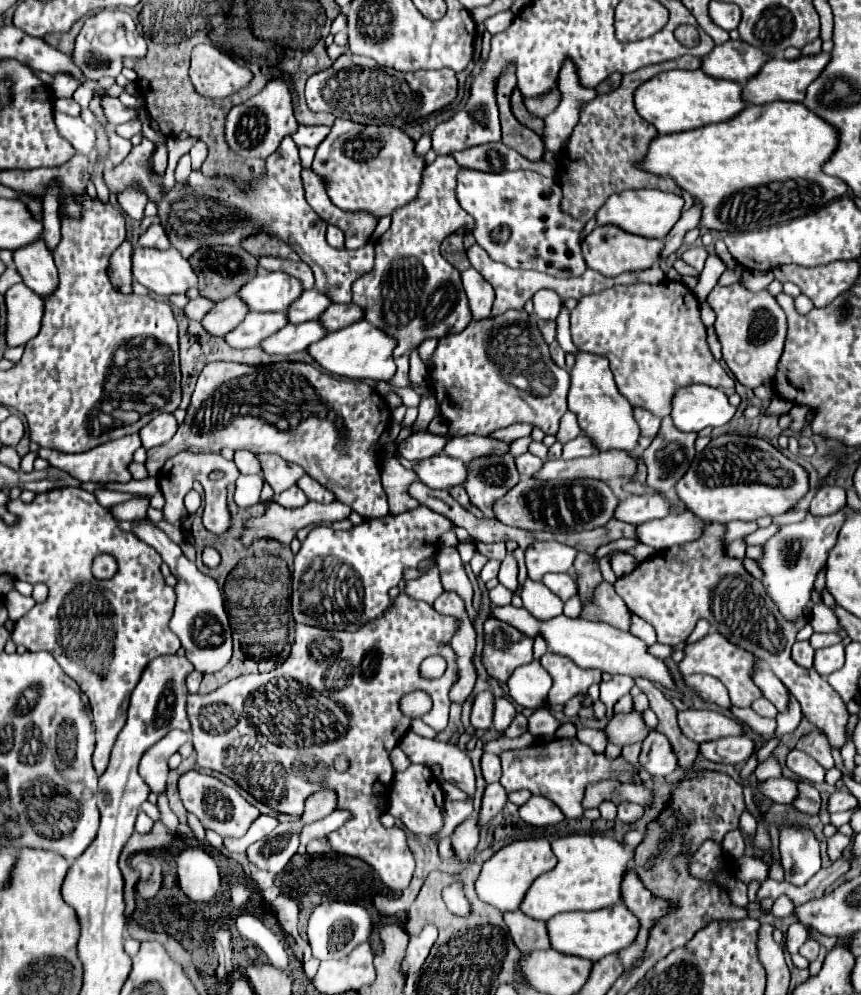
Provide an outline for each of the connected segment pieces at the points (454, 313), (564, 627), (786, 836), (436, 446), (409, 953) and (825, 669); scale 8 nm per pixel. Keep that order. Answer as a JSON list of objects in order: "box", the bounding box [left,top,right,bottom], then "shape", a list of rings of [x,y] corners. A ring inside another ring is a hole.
[{"box":[352,156,474,358],"shape":[[[438,156],[430,166],[424,168],[418,196],[412,204],[406,204],[406,208],[398,208],[398,212],[392,214],[392,226],[378,240],[374,268],[352,284],[352,304],[364,310],[364,320],[374,324],[376,328],[382,328],[382,332],[386,332],[388,336],[394,336],[394,358],[410,354],[428,338],[440,340],[442,336],[462,332],[470,324],[470,308],[460,282],[460,272],[450,266],[440,254],[440,244],[446,236],[461,228],[465,228],[466,232],[474,230],[474,218],[470,218],[470,214],[464,212],[456,200],[454,188],[458,172],[460,166],[452,156]]]},{"box":[488,606,674,688],"shape":[[[492,606],[488,616],[496,616],[498,620],[506,620],[508,624],[514,624],[520,632],[526,632],[526,636],[542,636],[548,642],[548,650],[554,654],[562,654],[570,660],[574,660],[582,668],[598,668],[608,674],[628,674],[628,676],[646,676],[652,682],[660,682],[666,688],[672,688],[674,682],[668,674],[668,668],[660,658],[654,658],[646,652],[646,644],[632,636],[630,632],[622,632],[606,622],[594,622],[594,620],[572,620],[564,614],[554,616],[550,620],[538,620],[534,618],[526,608],[514,608],[508,606]]]},{"box":[780,828,820,886],"shape":[[[782,828],[780,860],[786,880],[794,886],[804,886],[820,870],[820,850],[814,834],[810,830]]]},{"box":[396,432,448,460],"shape":[[[418,432],[418,434],[410,434],[404,442],[396,444],[396,454],[406,460],[422,460],[422,458],[430,458],[430,456],[440,454],[446,442],[448,442],[446,436]]]},{"box":[401,924,438,978],"shape":[[[426,924],[418,936],[410,936],[401,966],[401,972],[405,978],[421,970],[436,938],[438,938],[438,930],[432,924]]]},{"box":[814,644,844,678],"shape":[[[834,644],[834,646],[828,646],[828,648],[816,650],[814,668],[818,670],[818,674],[822,678],[826,678],[830,672],[842,668],[842,664],[844,664],[844,646],[842,644]]]}]

